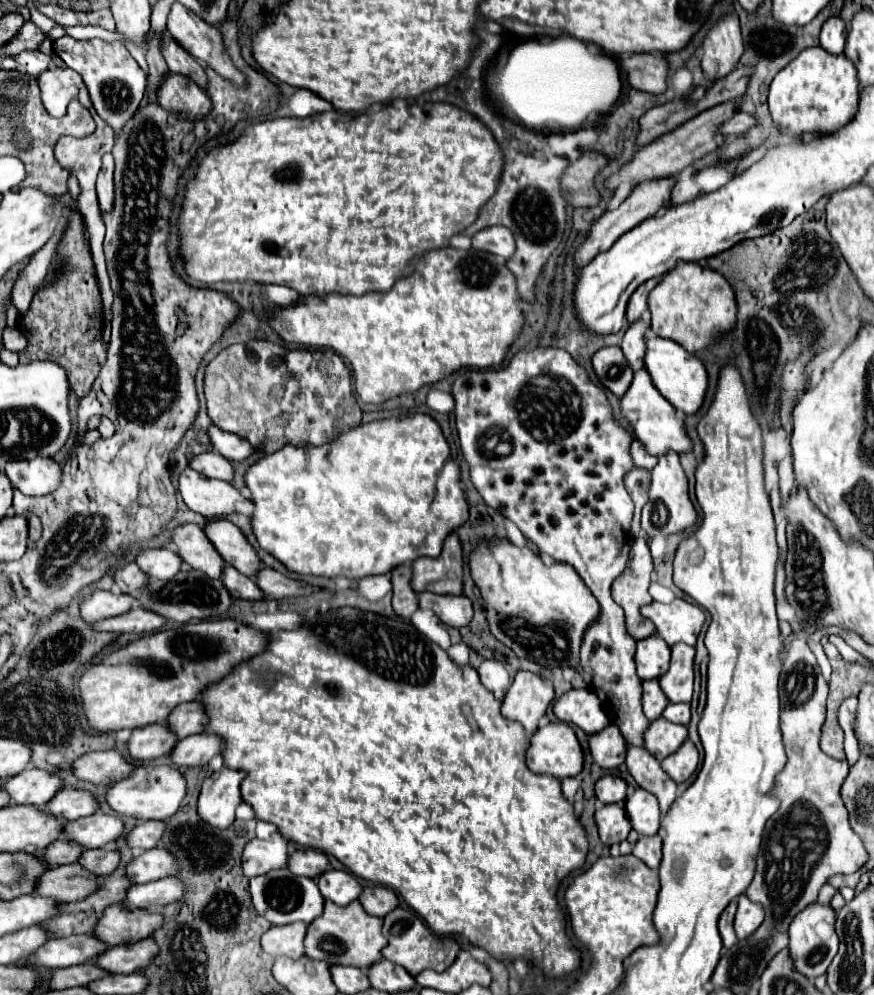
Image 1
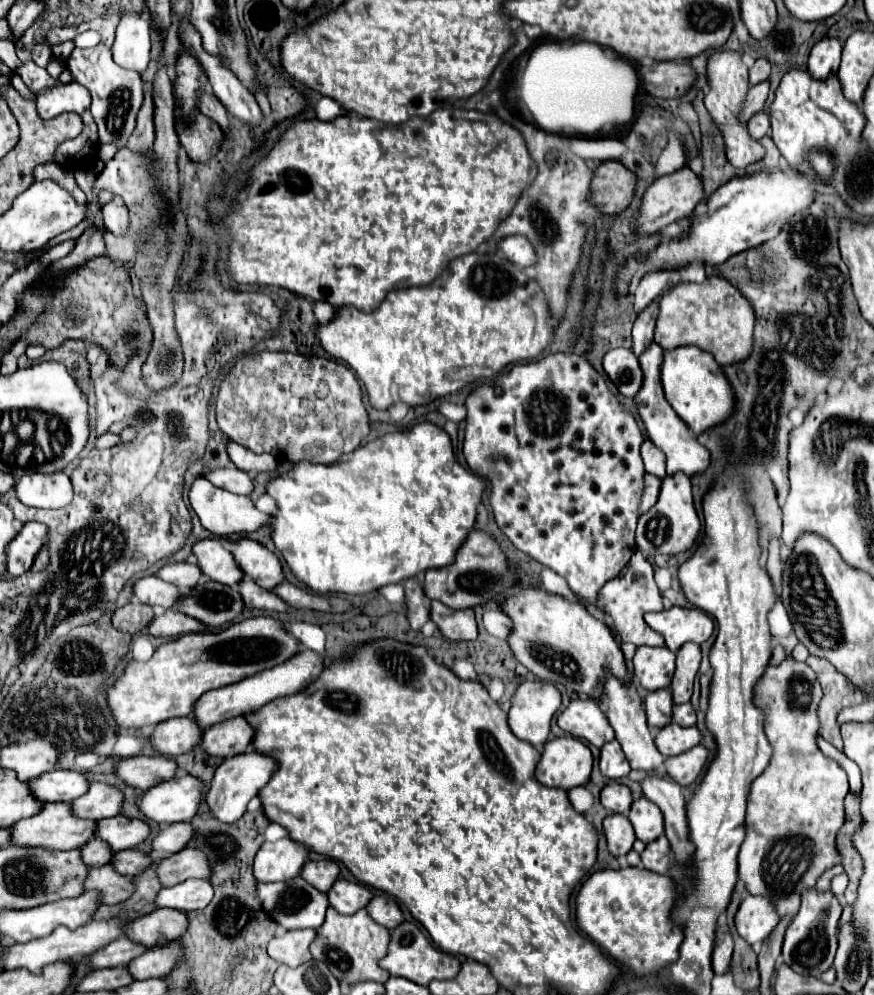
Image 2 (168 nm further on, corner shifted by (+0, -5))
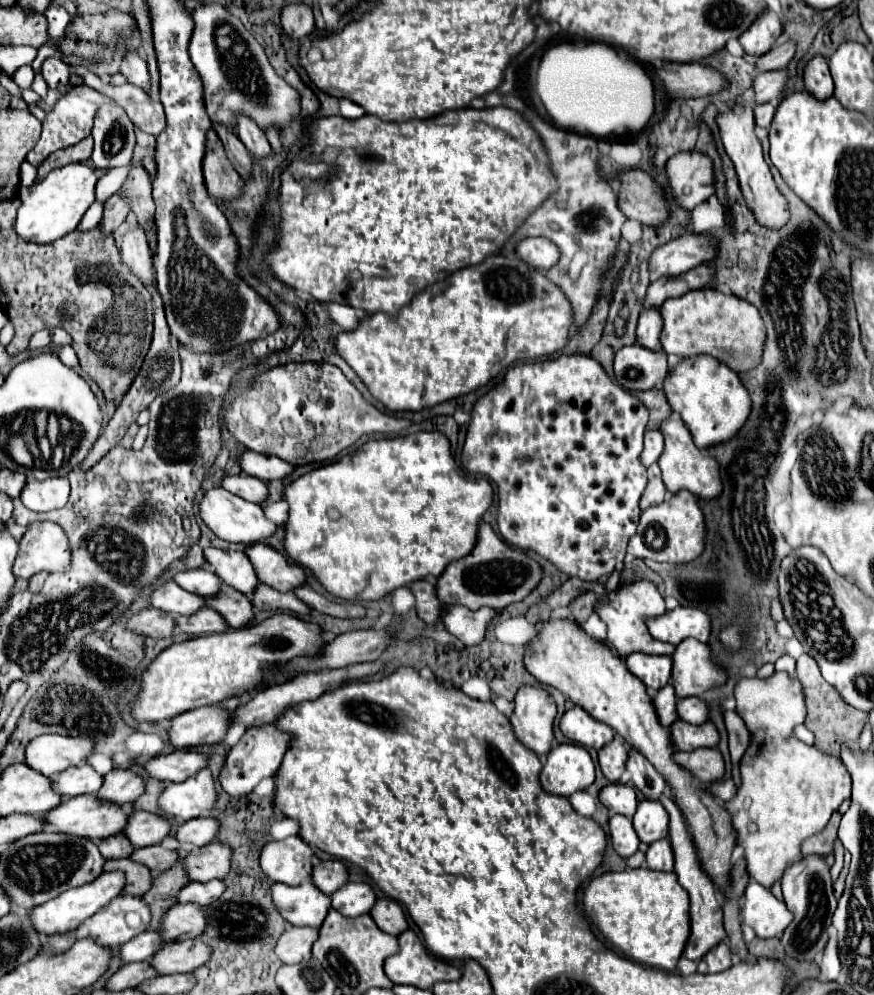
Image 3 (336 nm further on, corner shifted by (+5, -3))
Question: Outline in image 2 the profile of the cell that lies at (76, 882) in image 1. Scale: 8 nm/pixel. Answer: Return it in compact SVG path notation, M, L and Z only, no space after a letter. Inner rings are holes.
M112 865L92 867L84 879L84 891L98 891L100 905L116 905L132 893L132 879L112 871Z

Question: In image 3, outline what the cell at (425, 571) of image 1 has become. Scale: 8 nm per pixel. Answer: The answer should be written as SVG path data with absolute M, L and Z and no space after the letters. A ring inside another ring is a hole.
M481 523L475 549L467 557L447 565L443 575L437 579L437 595L445 605L463 605L469 609L505 609L511 603L523 601L541 579L543 569L533 557L505 543L489 523Z

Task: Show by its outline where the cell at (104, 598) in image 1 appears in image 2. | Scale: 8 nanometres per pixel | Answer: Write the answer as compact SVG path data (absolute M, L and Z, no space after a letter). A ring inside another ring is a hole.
M130 601L128 605L124 605L112 613L112 625L118 631L132 635L132 633L144 631L144 627L150 623L152 617L154 617L152 607L138 603L138 601Z

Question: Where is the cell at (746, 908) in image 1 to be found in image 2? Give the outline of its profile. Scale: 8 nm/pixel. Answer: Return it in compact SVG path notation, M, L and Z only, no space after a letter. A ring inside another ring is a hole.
M748 895L740 903L738 913L734 917L738 935L750 945L760 945L772 933L778 921L780 917L776 915L772 903L768 903L768 899L760 895Z

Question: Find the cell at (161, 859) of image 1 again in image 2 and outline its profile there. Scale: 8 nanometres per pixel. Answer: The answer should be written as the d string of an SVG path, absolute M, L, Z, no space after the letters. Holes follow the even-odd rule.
M182 849L170 857L164 857L156 865L156 875L162 887L178 885L190 877L208 877L208 859L196 849Z

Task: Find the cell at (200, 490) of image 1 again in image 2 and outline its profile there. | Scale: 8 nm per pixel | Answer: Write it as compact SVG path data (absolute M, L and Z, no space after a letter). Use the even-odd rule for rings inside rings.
M198 477L192 483L192 487L188 491L188 499L190 499L190 505L192 505L194 513L198 515L200 523L204 525L204 529L208 529L216 537L222 537L222 535L226 537L226 535L234 535L234 533L250 533L250 531L256 531L268 523L268 515L260 513L254 507L254 503L250 501L250 497L236 495L236 493L230 493L226 489L214 487L204 477Z

